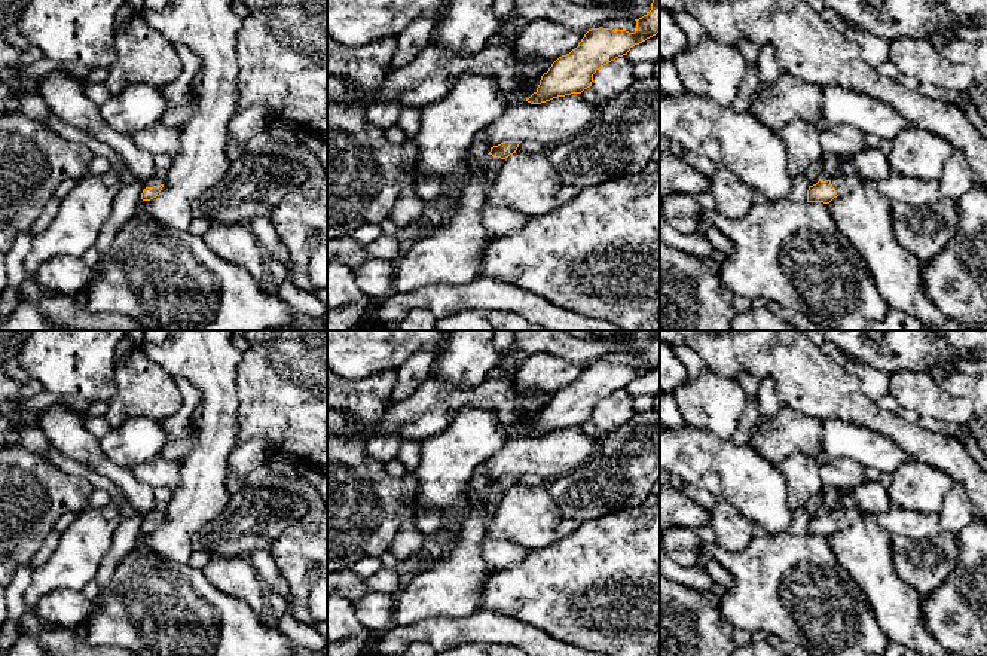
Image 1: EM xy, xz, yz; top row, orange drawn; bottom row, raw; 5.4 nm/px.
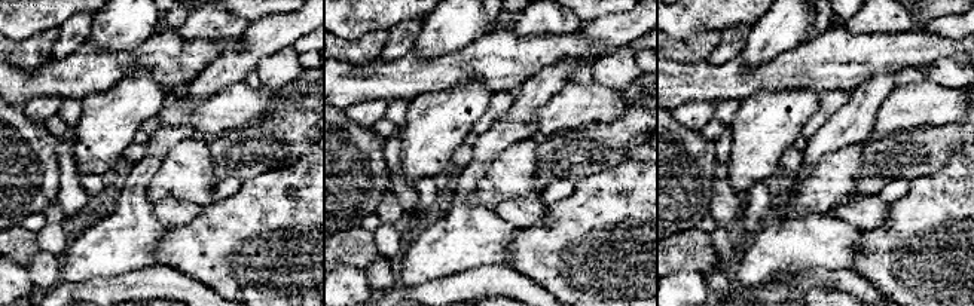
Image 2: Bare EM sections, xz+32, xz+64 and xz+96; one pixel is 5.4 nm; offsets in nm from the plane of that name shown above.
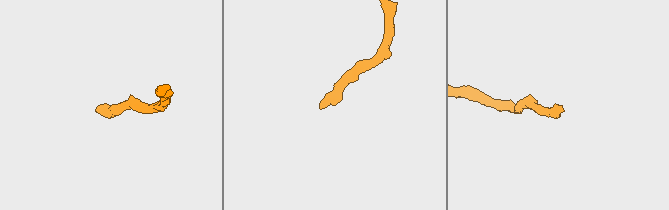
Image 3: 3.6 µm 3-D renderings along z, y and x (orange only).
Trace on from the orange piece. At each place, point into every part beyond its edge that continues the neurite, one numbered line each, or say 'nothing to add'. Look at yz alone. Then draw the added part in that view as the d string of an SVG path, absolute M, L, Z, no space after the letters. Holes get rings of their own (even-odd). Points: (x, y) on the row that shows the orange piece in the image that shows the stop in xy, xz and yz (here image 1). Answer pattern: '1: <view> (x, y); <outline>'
1: yz (845, 182); M846 171L838 176L831 177L831 184L835 189L837 195L847 193L859 181L868 180L867 177L858 174L856 171Z

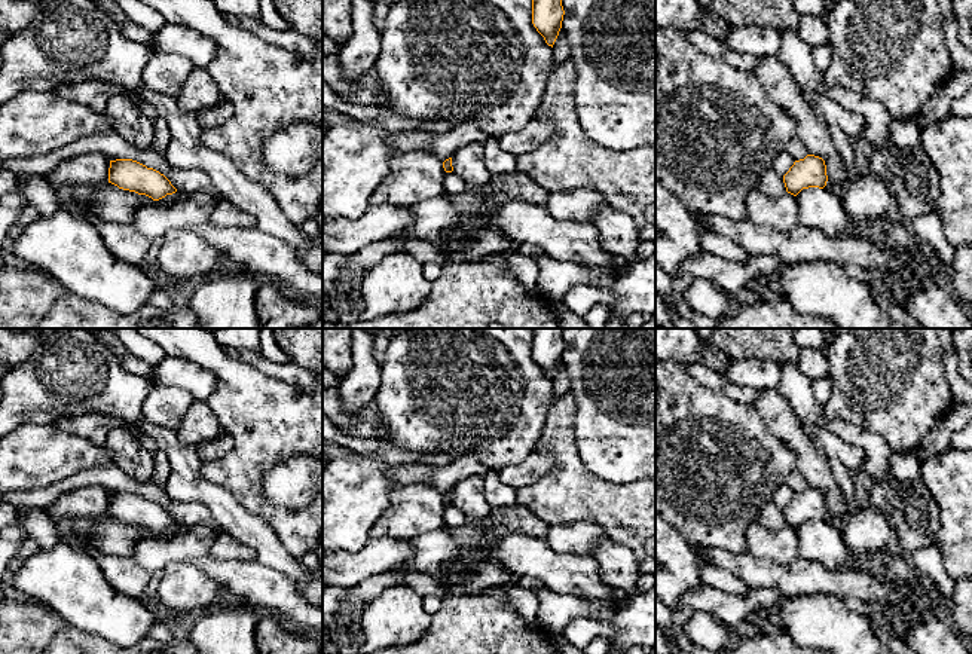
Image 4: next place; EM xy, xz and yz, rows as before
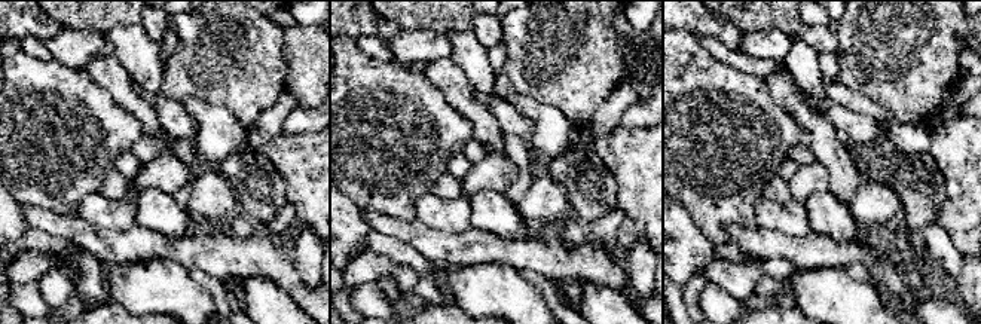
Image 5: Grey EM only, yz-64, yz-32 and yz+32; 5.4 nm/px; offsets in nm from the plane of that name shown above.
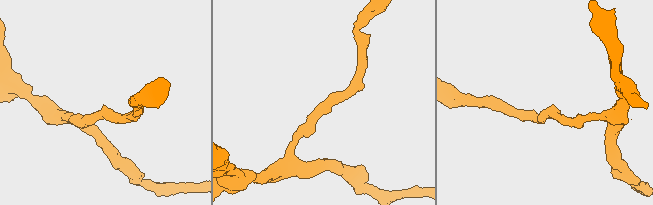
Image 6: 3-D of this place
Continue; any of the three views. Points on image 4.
nothing to add

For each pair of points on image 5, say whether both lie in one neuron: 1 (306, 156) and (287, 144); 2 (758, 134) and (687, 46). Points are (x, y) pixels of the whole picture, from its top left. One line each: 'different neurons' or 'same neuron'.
1: same neuron
2: same neuron

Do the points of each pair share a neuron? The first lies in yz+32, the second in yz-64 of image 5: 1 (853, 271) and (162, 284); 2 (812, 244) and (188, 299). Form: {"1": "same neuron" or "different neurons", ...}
{"1": "different neurons", "2": "different neurons"}

